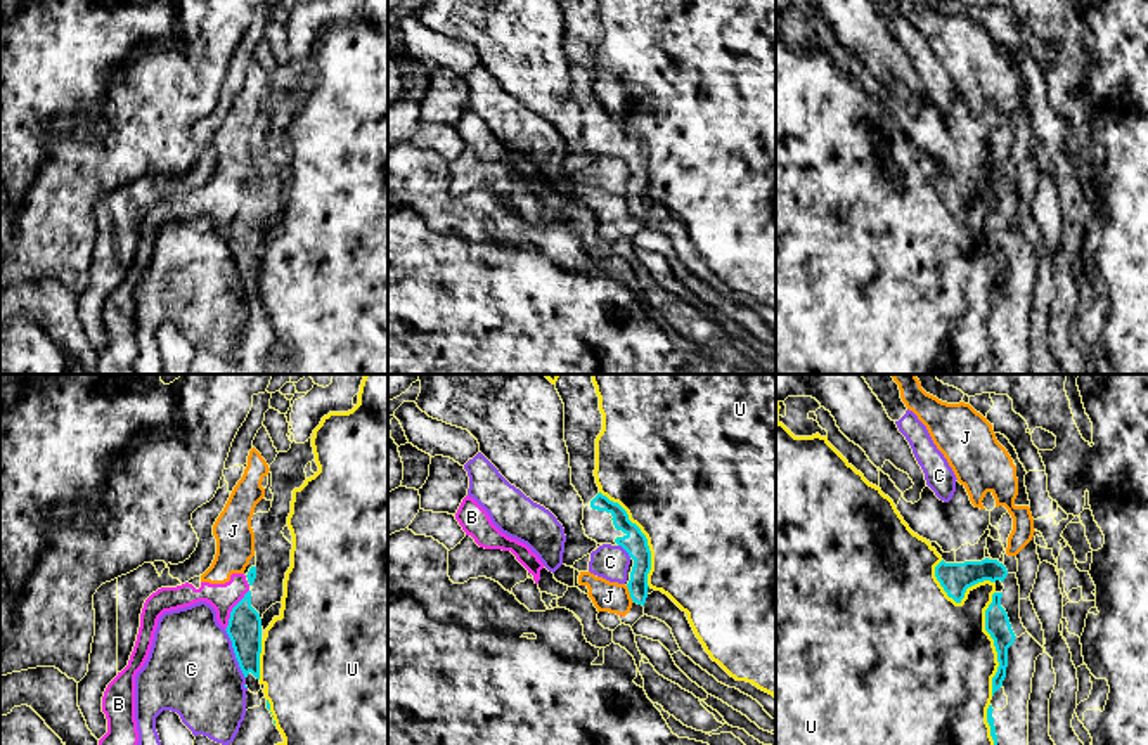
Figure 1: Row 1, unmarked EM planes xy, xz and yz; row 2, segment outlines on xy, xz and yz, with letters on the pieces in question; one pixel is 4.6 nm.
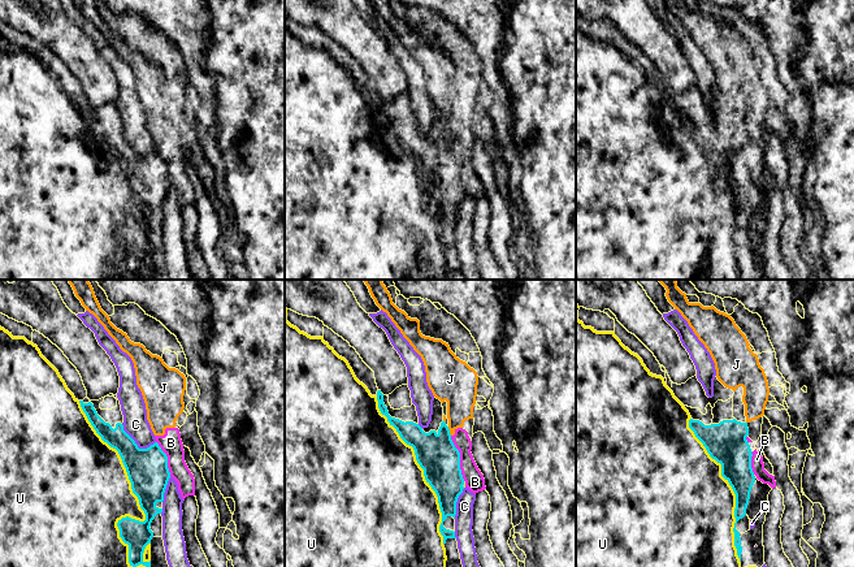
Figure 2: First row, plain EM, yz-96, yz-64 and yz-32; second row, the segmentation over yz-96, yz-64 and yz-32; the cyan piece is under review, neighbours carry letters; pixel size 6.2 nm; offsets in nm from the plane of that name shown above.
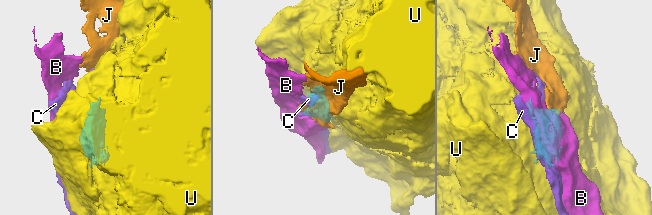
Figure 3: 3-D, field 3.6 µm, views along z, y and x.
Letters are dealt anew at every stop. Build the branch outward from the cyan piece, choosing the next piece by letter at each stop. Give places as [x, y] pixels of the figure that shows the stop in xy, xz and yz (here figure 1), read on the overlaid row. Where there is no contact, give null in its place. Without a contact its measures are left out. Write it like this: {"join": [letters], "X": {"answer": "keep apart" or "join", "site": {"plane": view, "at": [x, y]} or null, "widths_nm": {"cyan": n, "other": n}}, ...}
{"join": ["U"], "B": {"answer": "keep apart", "site": {"plane": "xy", "at": [232, 610]}, "widths_nm": {"cyan": 160, "other": 130}}, "C": {"answer": "keep apart", "site": {"plane": "xy", "at": [234, 652]}, "widths_nm": {"cyan": 160, "other": 420}}, "J": {"answer": "keep apart", "site": {"plane": "xz", "at": [631, 595]}, "widths_nm": {"cyan": 110, "other": 140}}, "U": {"answer": "join", "site": {"plane": "xz", "at": [644, 536]}, "widths_nm": {"cyan": 110, "other": 500}}}

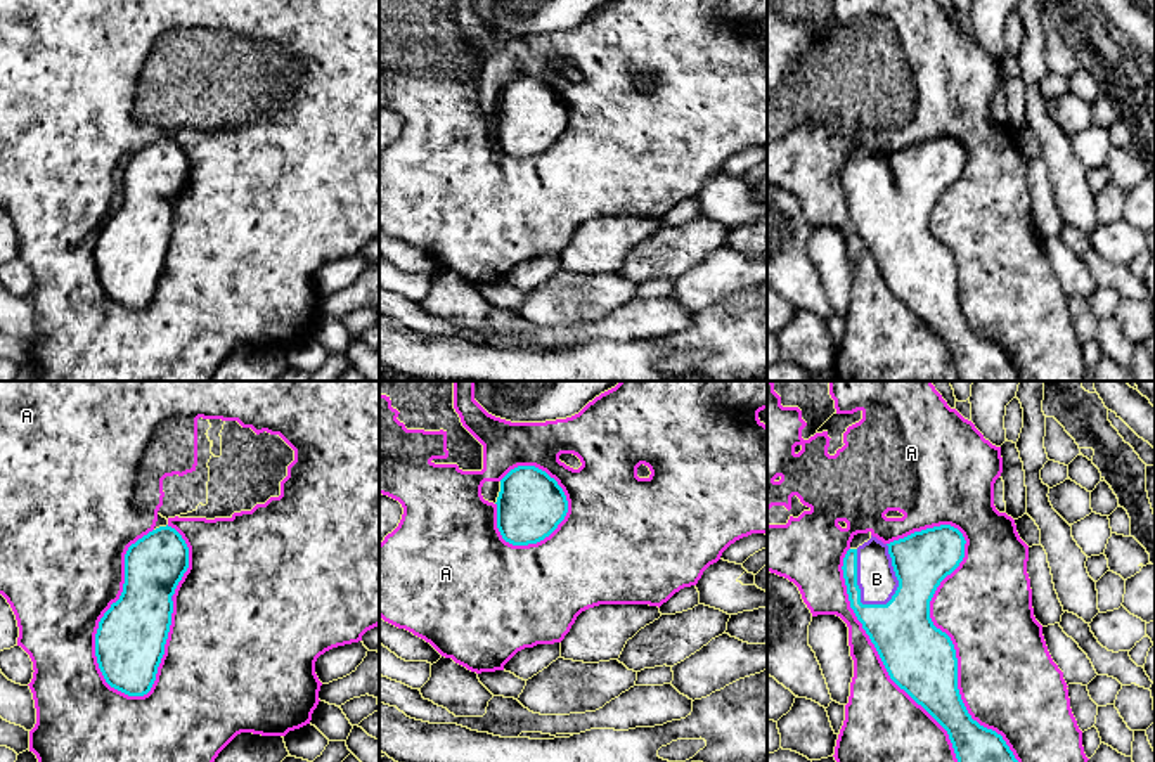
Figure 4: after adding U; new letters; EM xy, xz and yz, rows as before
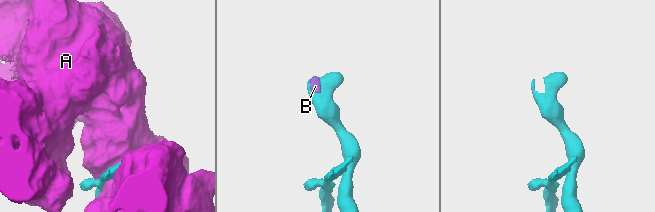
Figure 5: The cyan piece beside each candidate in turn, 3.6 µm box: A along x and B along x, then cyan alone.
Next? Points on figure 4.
{"join": ["B"], "A": {"answer": "keep apart", "site": {"plane": "yz", "at": [929, 617]}, "widths_nm": {"cyan": 320, "other": 400}}, "B": {"answer": "join", "site": {"plane": "yz", "at": [899, 586]}, "widths_nm": {"cyan": 300, "other": 180}}}

